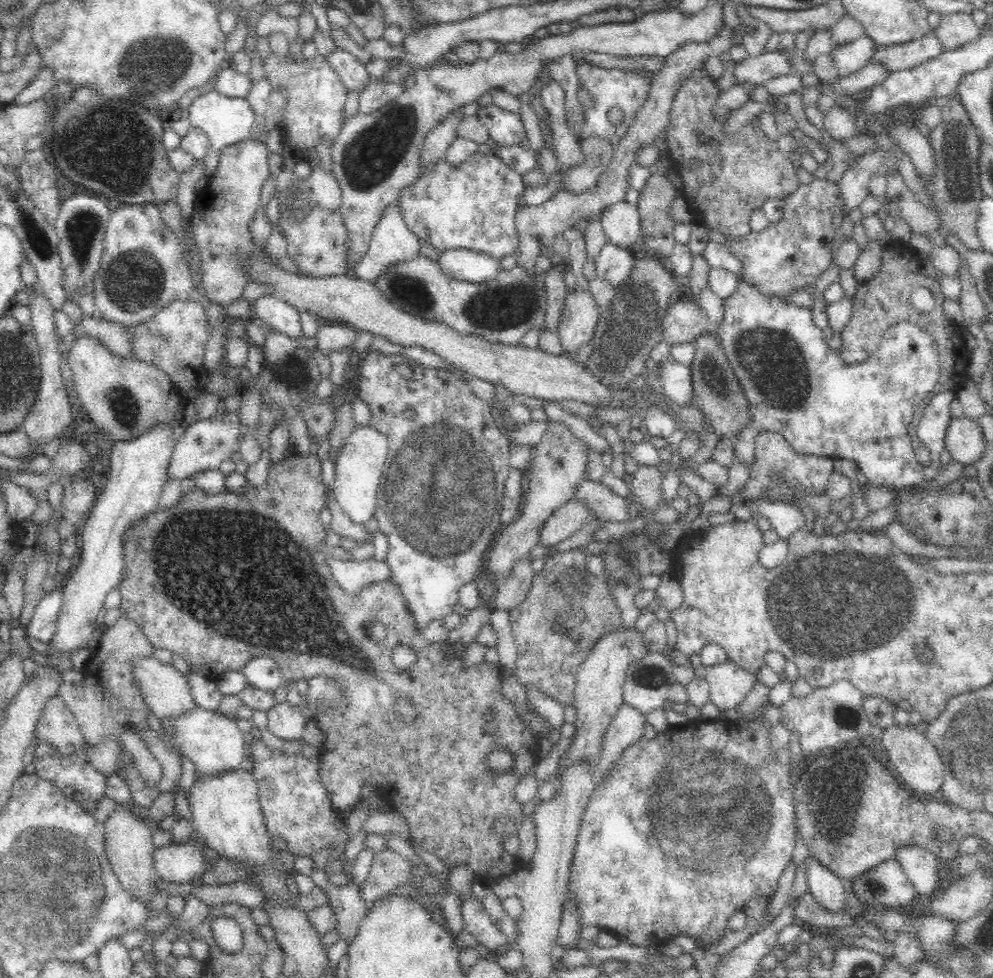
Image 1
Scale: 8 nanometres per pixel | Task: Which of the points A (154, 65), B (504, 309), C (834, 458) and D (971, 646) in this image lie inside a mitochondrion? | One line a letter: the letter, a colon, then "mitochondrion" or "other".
A: mitochondrion
B: mitochondrion
C: other
D: other

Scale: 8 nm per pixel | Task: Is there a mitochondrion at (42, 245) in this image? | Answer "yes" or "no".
yes

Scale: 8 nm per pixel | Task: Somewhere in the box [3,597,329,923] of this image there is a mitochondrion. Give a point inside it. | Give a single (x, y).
(55, 860)

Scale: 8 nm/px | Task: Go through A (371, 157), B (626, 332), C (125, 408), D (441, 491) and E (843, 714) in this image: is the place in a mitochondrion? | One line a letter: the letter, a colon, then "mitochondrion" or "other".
A: mitochondrion
B: mitochondrion
C: mitochondrion
D: mitochondrion
E: mitochondrion

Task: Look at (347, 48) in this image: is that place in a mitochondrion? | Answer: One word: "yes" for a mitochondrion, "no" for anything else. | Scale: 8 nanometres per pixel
no

